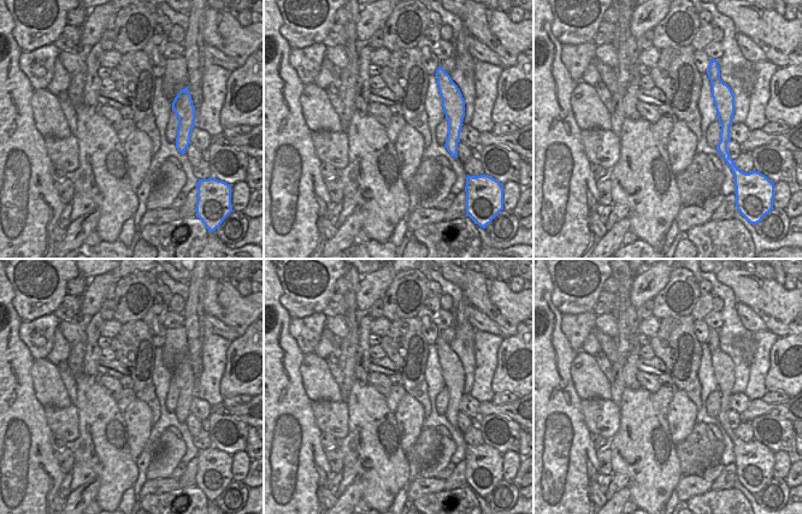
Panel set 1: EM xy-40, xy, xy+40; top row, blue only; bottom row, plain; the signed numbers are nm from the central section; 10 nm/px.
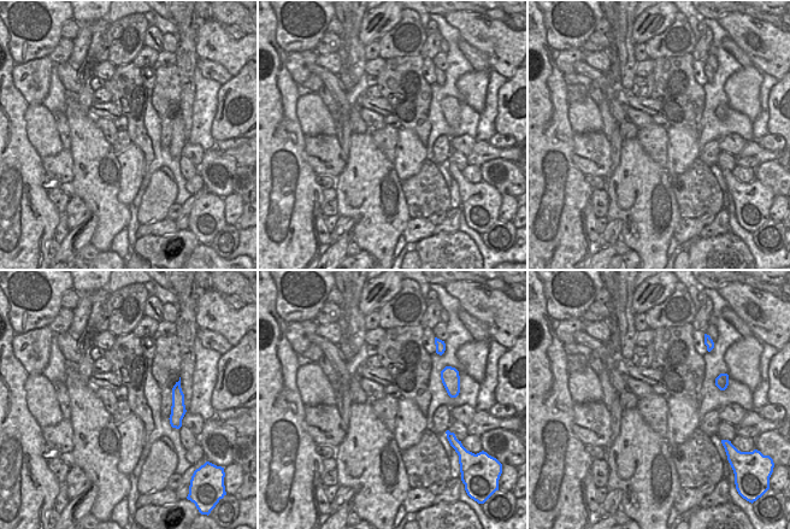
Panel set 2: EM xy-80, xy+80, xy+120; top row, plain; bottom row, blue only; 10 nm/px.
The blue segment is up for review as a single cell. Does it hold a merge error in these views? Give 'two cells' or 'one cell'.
one cell

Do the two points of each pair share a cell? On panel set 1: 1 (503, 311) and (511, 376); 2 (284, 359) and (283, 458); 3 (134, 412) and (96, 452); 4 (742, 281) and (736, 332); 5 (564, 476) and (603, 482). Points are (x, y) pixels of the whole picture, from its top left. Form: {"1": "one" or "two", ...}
{"1": "two", "2": "one", "3": "two", "4": "two", "5": "two"}

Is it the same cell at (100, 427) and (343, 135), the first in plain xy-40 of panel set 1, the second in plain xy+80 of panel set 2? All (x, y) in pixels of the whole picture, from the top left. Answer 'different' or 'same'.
different

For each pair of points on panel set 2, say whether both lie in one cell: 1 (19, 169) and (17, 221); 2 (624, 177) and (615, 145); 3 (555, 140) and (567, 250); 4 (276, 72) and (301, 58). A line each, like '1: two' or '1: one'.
1: one
2: two
3: one
4: two

